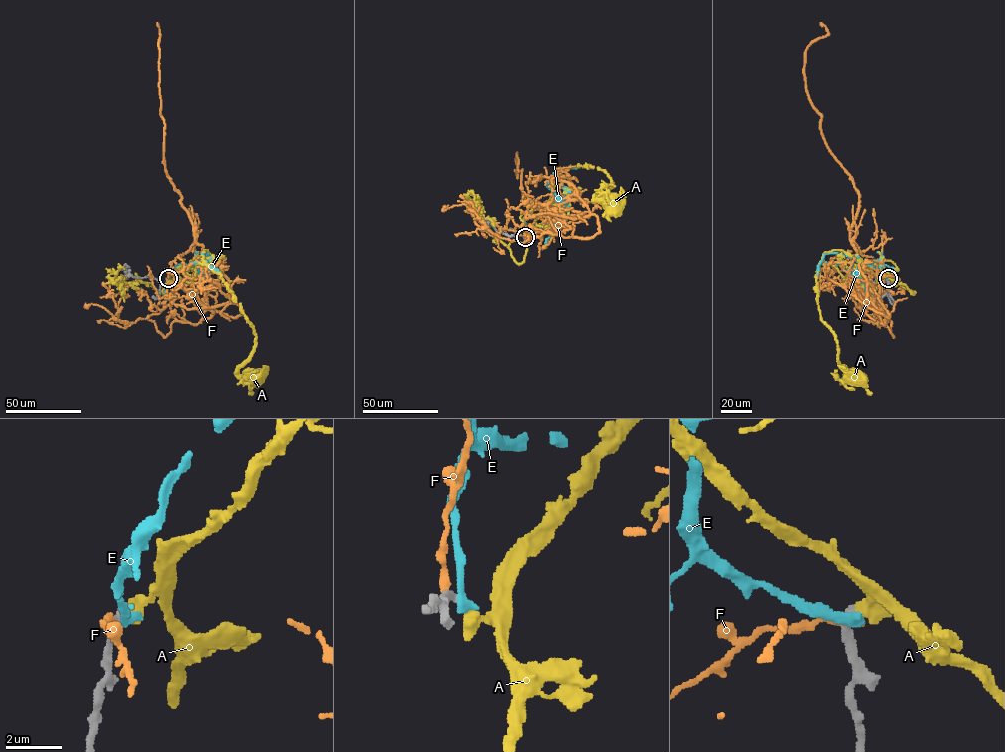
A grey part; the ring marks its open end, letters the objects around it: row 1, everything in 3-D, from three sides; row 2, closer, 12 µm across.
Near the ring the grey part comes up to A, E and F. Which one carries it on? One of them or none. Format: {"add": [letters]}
{"add": ["A"]}

